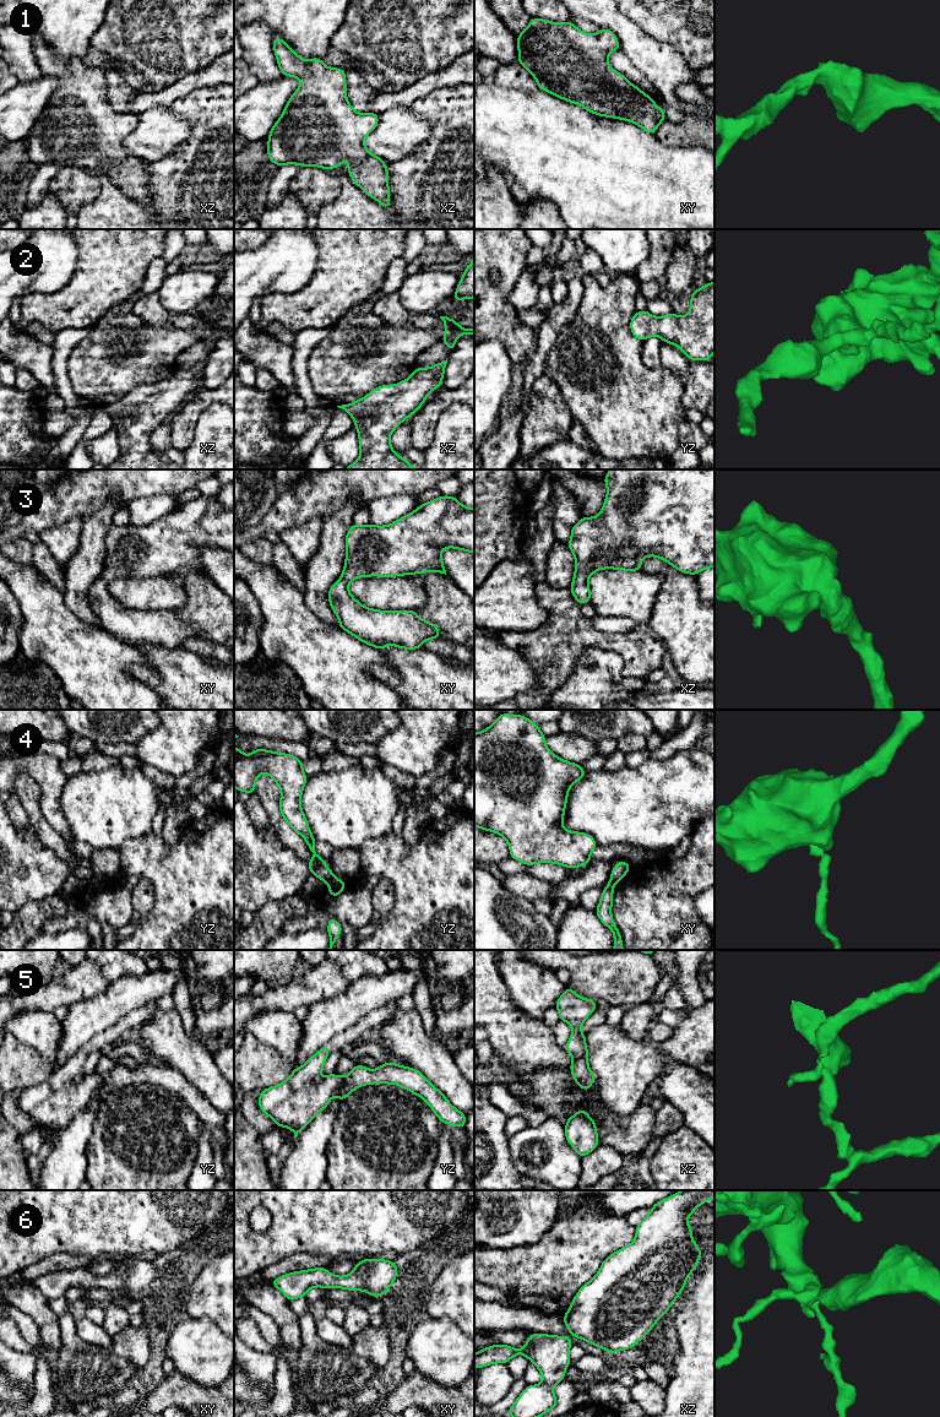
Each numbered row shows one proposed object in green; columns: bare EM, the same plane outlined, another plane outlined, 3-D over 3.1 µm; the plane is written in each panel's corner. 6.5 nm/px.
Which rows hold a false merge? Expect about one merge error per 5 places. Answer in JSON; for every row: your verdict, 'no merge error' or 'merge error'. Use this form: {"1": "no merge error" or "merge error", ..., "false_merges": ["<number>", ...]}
{"1": "no merge error", "2": "no merge error", "3": "no merge error", "4": "merge error", "5": "no merge error", "6": "no merge error", "false_merges": ["4"]}

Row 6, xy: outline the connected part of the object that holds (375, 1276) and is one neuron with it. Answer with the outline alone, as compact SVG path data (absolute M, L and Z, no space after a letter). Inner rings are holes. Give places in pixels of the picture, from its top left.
M364 1259L355 1263L354 1270L347 1276L336 1276L326 1267L316 1267L286 1274L270 1283L277 1287L288 1301L305 1297L313 1287L364 1291L373 1297L380 1297L390 1290L397 1271L395 1261Z

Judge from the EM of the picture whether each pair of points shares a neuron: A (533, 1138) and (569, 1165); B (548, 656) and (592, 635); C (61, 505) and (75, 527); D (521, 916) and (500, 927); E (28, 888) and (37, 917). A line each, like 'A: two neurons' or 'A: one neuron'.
A: one neuron
B: one neuron
C: two neurons
D: one neuron
E: two neurons

